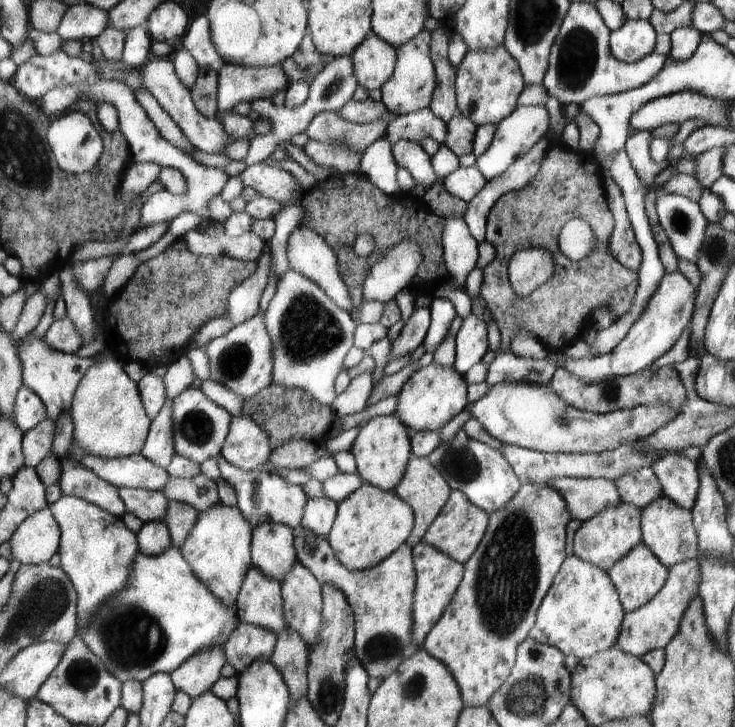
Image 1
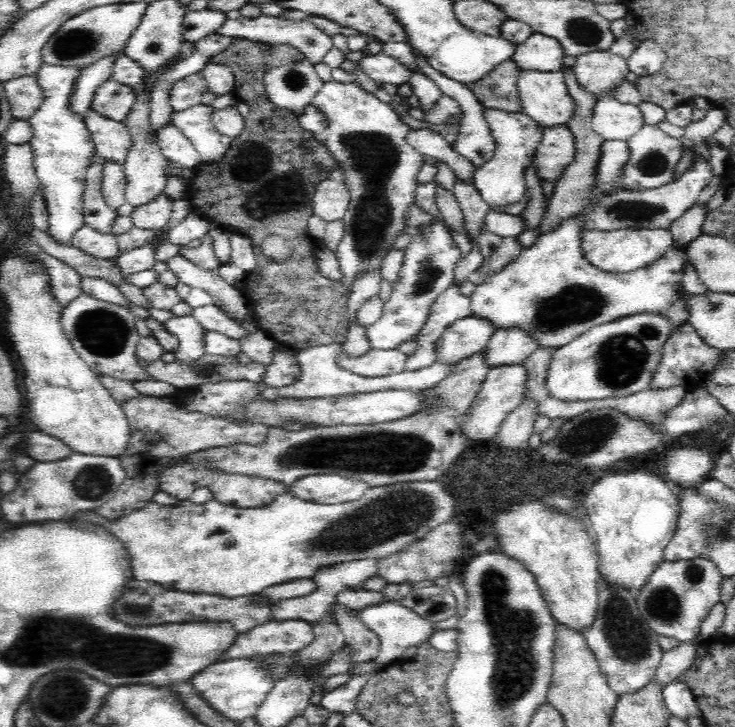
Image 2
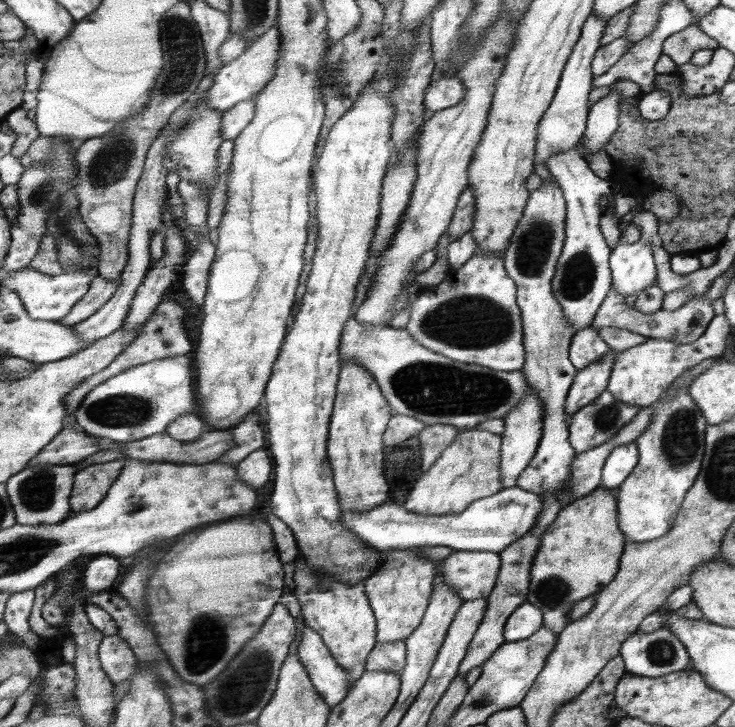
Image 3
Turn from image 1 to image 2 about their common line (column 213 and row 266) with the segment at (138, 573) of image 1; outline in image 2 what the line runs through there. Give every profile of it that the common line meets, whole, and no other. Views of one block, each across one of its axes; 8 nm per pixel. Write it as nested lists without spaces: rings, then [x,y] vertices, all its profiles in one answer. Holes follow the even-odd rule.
[[[664,229],[583,231],[580,234],[580,247],[582,247],[586,261],[604,272],[614,273],[617,276],[624,276],[626,273],[656,262],[666,254],[670,244],[673,244],[673,236],[669,230]]]

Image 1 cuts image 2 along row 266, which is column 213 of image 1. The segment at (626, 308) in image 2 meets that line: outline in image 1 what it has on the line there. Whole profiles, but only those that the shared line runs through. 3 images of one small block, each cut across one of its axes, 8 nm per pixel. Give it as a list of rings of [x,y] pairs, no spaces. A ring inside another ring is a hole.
[[[214,504],[199,512],[196,525],[187,540],[179,548],[185,560],[192,566],[196,577],[227,606],[233,607],[240,596],[245,575],[253,566],[252,536],[253,526],[245,518],[239,506]],[[213,645],[197,651],[171,674],[179,691],[187,693],[192,700],[215,689],[228,663],[225,645]]]

